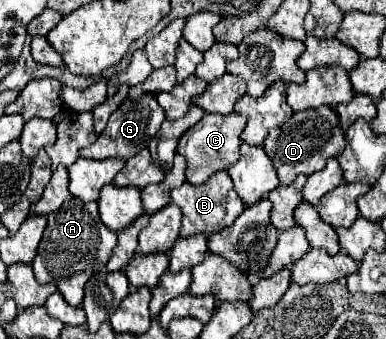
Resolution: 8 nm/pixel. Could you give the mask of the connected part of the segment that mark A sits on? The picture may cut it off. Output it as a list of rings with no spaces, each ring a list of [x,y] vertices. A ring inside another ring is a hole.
[[[71,197],[57,211],[47,215],[47,227],[31,267],[39,283],[55,281],[57,289],[67,299],[67,303],[79,305],[83,301],[85,283],[91,279],[93,273],[99,273],[107,265],[115,245],[117,233],[103,225],[97,213],[97,203],[85,203],[77,197]]]

